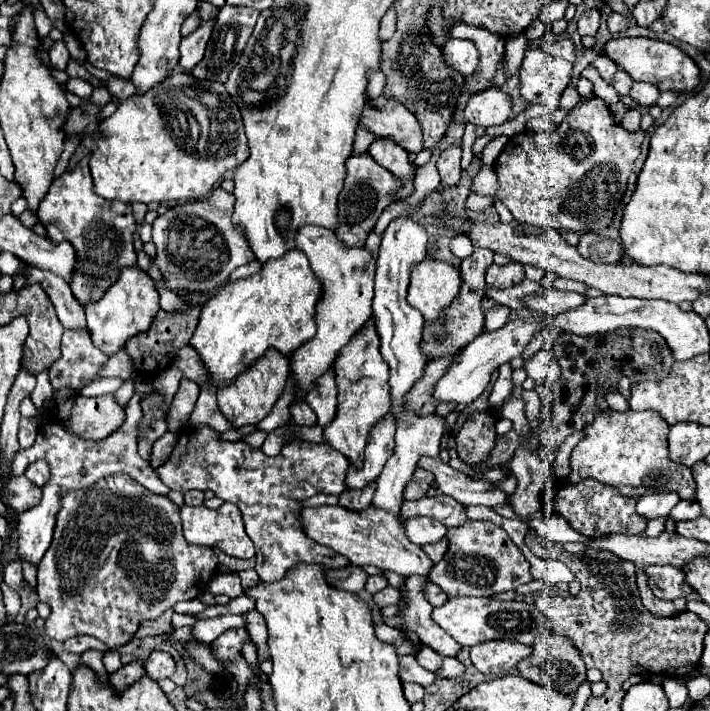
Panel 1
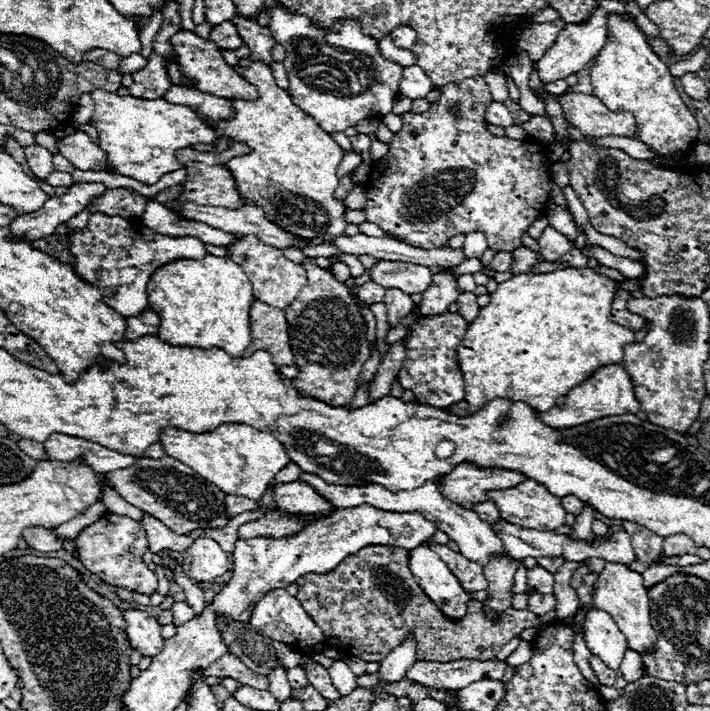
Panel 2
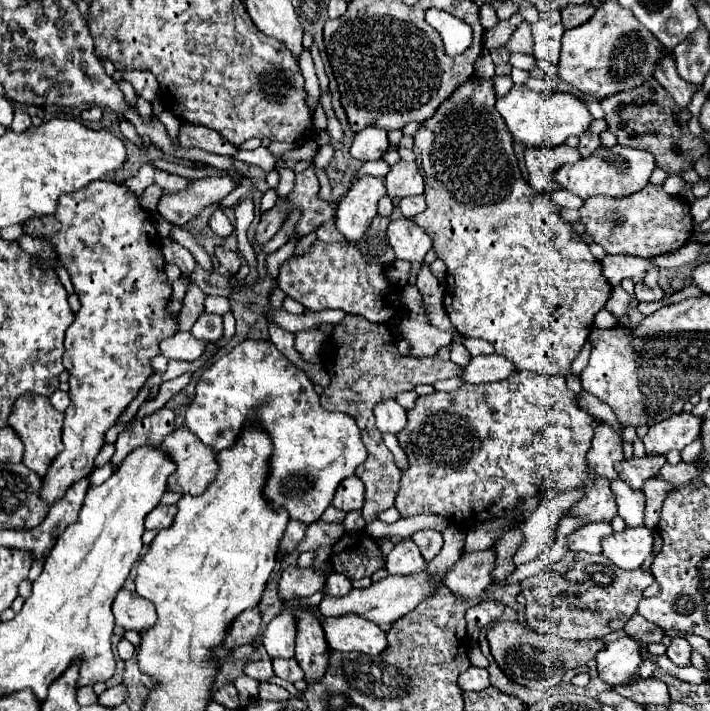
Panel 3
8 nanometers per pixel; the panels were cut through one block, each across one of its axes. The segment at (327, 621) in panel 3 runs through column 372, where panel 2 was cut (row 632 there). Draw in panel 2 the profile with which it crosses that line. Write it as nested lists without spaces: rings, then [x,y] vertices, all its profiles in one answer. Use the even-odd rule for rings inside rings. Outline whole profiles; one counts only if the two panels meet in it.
[[[606,562],[604,570],[598,574],[598,582],[596,582],[596,592],[594,592],[594,608],[610,612],[610,616],[614,616],[614,622],[618,624],[618,628],[622,628],[628,646],[636,652],[646,652],[646,648],[650,648],[650,644],[654,644],[656,640],[656,632],[650,624],[650,600],[648,600],[648,592],[644,588],[644,578],[640,572],[630,570],[626,564],[618,564],[618,562]]]

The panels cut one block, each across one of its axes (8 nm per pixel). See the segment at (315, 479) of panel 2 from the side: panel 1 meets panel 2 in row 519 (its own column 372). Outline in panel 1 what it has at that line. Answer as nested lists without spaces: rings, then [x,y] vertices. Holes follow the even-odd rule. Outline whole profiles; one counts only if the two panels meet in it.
[[[386,414],[378,424],[372,426],[364,450],[364,468],[348,470],[348,488],[364,488],[368,482],[380,476],[386,460],[394,452],[394,432],[396,424],[392,414]]]

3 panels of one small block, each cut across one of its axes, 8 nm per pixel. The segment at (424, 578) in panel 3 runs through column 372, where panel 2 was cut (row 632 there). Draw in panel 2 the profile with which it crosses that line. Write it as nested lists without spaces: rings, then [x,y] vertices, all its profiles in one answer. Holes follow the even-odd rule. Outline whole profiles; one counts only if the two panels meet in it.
[[[588,610],[582,624],[586,646],[608,668],[618,670],[626,652],[626,636],[604,610]]]

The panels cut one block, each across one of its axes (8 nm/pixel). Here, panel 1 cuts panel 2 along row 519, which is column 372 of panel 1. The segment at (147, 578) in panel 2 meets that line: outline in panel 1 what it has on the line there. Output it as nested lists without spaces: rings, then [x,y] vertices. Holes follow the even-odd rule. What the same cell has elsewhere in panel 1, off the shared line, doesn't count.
[[[376,98],[366,100],[360,124],[376,134],[376,138],[392,138],[408,152],[424,150],[424,138],[418,118],[400,102]]]

